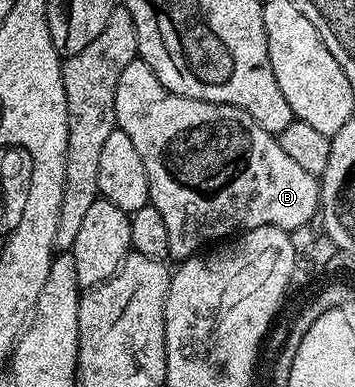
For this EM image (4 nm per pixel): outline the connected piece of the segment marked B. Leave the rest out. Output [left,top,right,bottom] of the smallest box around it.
[114,60,319,264]

